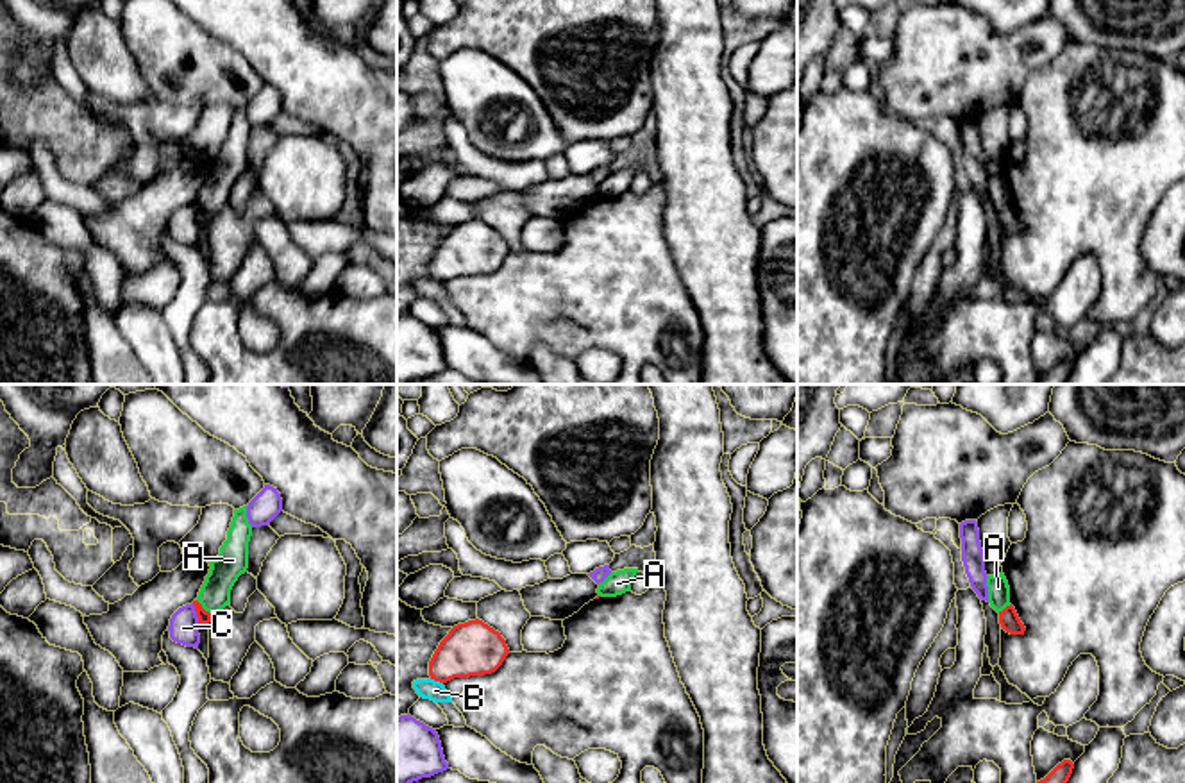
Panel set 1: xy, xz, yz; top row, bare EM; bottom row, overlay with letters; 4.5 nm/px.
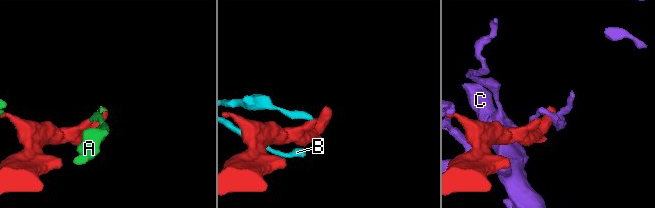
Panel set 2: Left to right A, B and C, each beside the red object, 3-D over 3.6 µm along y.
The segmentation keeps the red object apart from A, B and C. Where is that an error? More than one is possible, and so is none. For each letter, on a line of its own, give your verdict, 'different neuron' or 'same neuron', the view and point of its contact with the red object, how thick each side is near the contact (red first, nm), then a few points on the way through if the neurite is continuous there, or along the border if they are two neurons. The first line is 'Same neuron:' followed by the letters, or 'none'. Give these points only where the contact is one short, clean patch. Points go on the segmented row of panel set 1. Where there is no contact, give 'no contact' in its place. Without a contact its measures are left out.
Same neuron: none
A: different neuron | xy (202, 608) | 60/140 nm | along xy (197, 599), (211, 615)
B: different neuron | xz (437, 680) | 240/90 nm | along xz (429, 678), (442, 683)
C: different neuron | xy (197, 614) | 60/130 nm

